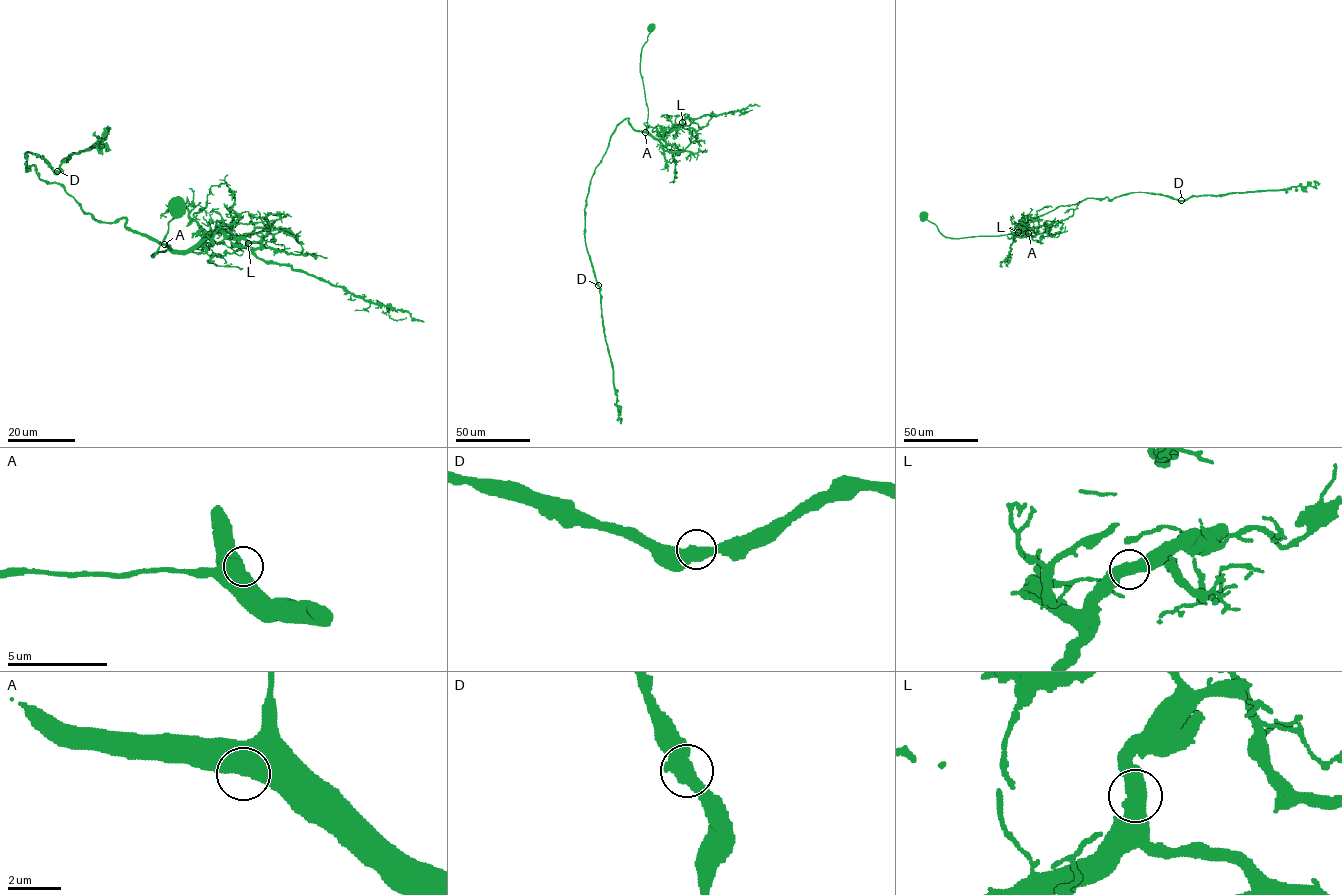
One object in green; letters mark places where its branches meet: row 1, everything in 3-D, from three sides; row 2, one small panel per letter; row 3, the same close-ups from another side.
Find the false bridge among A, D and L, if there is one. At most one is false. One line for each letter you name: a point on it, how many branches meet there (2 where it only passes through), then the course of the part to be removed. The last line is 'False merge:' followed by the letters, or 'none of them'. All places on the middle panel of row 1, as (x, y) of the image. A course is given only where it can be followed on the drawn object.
False merge: none of them

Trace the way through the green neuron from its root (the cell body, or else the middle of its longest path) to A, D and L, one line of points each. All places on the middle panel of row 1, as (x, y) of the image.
A: (651, 27), (640, 57), (648, 110), (645, 132)
D: (651, 27), (640, 57), (647, 129), (635, 130), (628, 118), (617, 126), (586, 199), (585, 243), (598, 285)
L: (651, 27), (640, 57), (648, 110), (647, 130), (661, 138), (682, 122)

